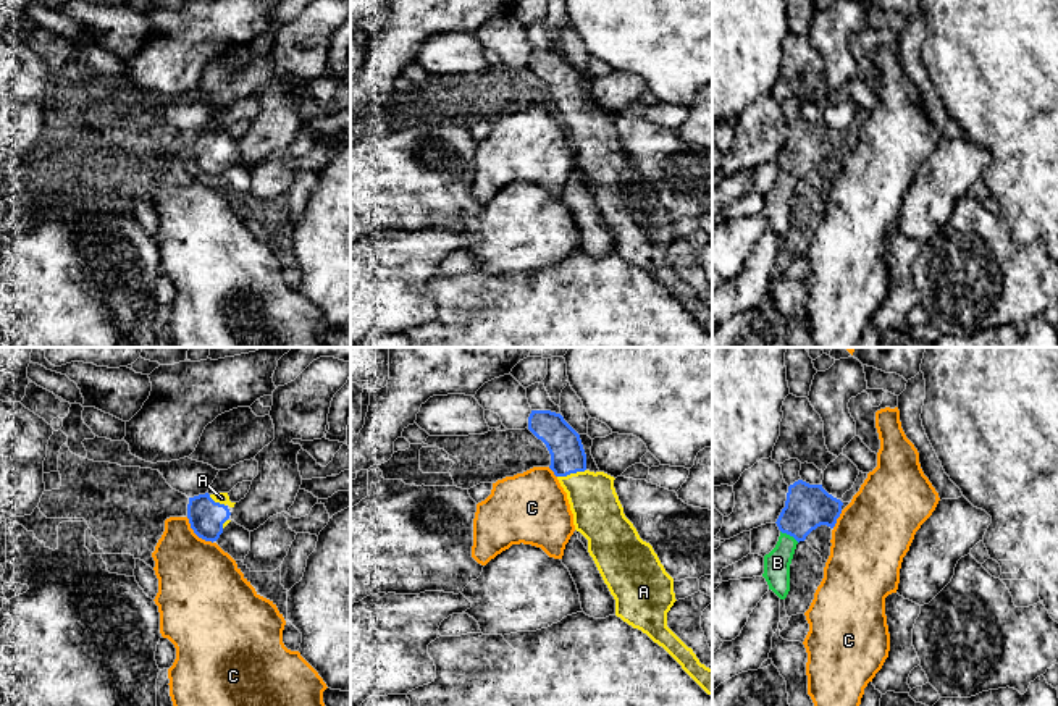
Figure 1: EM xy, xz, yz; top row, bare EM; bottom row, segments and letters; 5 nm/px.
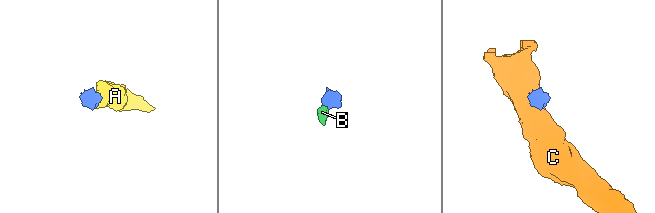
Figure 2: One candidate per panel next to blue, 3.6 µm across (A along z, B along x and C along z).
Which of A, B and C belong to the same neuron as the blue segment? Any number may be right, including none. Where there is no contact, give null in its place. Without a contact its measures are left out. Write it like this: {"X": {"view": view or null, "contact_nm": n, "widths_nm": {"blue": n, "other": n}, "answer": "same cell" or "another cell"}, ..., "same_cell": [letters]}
{"A": {"view": "xz", "contact_nm": 150, "widths_nm": {"blue": 180, "other": 260}, "answer": "same cell"}, "B": {"view": "yz", "contact_nm": 110, "widths_nm": {"blue": 220, "other": 130}, "answer": "same cell"}, "C": {"view": "xy", "contact_nm": 190, "widths_nm": {"blue": 170, "other": 400}, "answer": "another cell"}, "same_cell": ["A", "B"]}

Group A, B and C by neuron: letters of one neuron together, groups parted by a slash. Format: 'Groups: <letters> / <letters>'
Groups: A B / C

